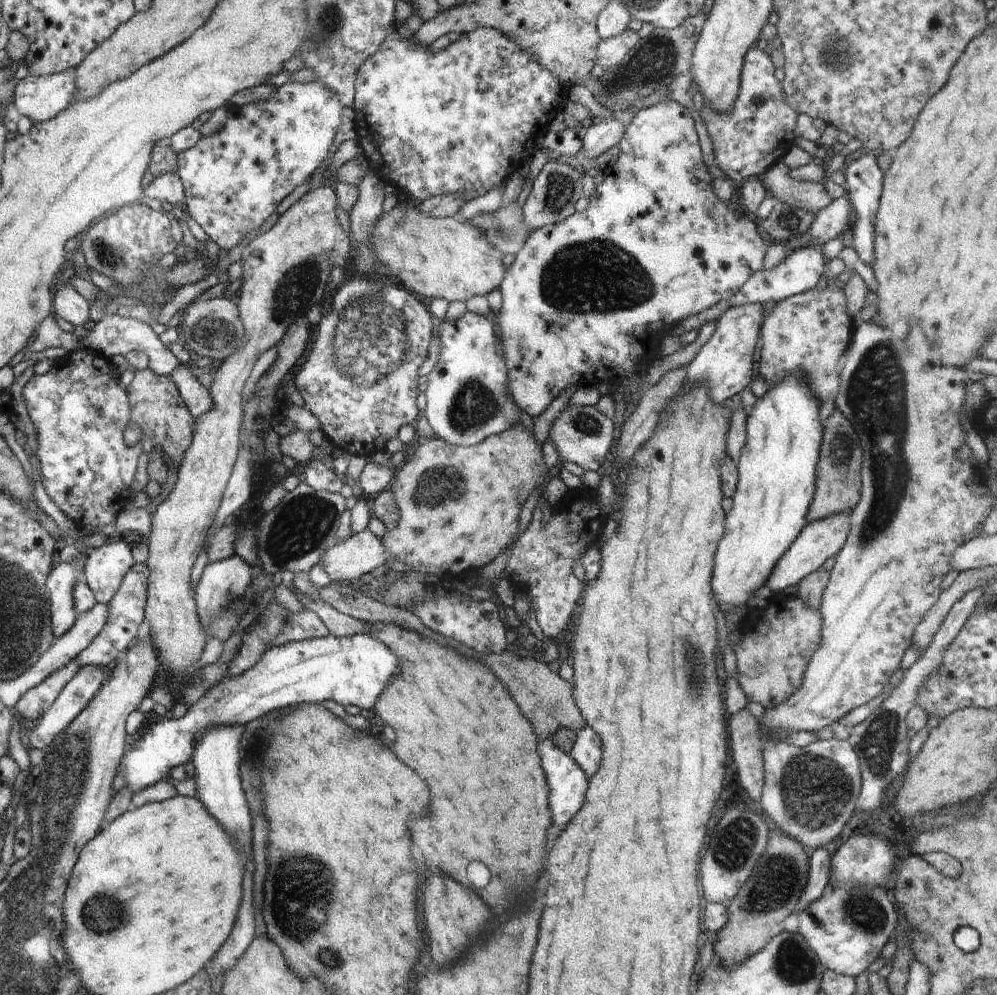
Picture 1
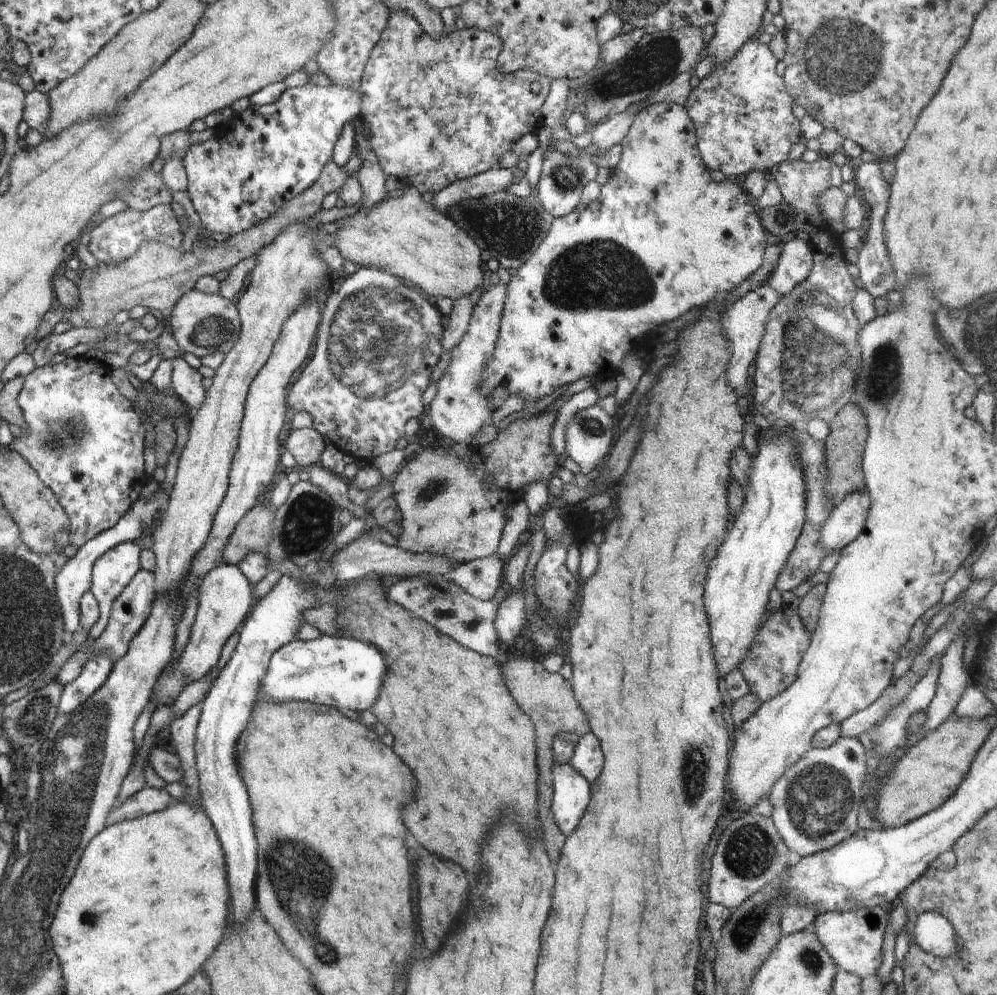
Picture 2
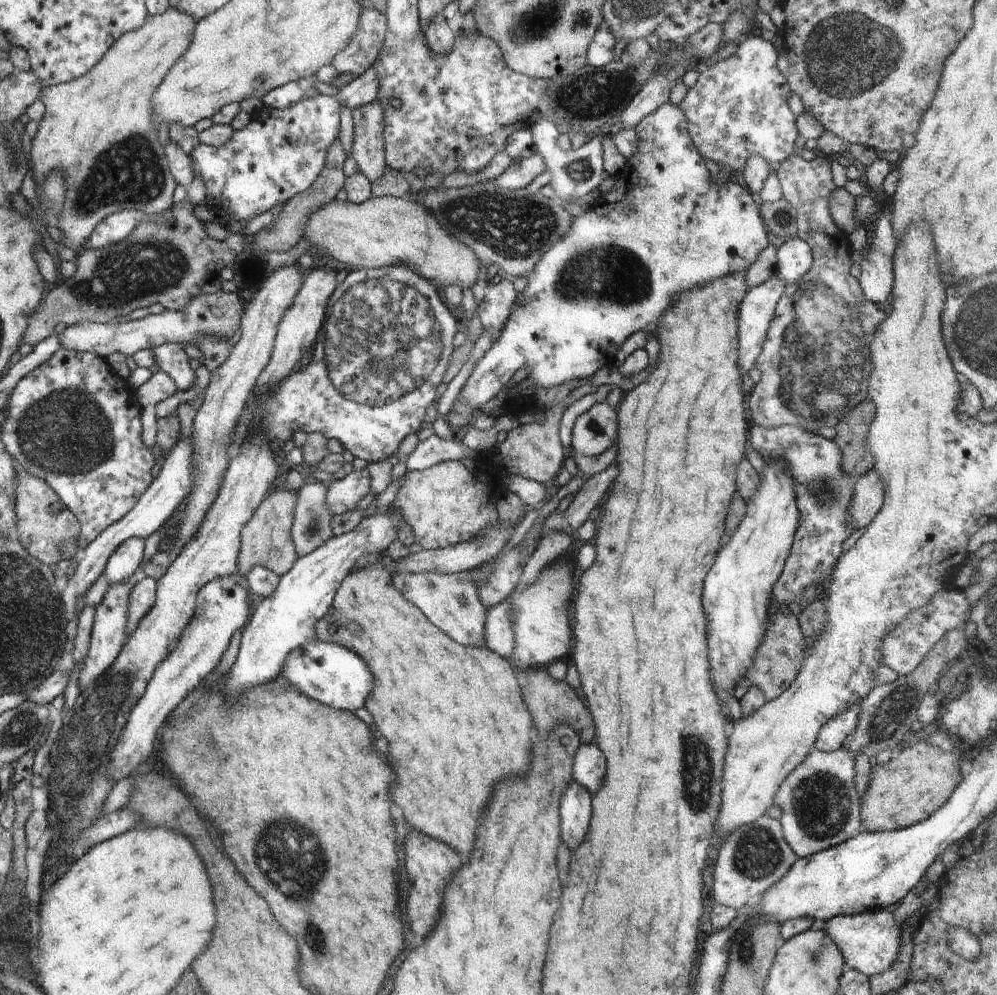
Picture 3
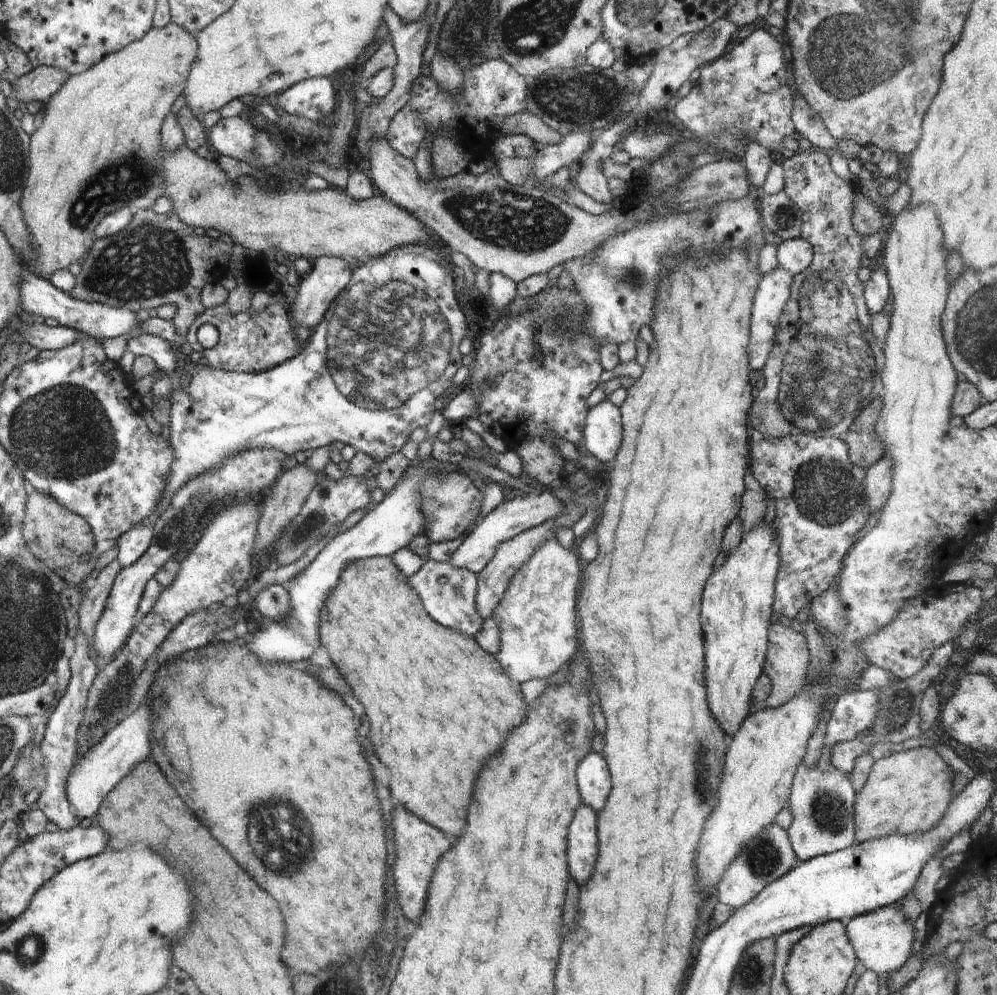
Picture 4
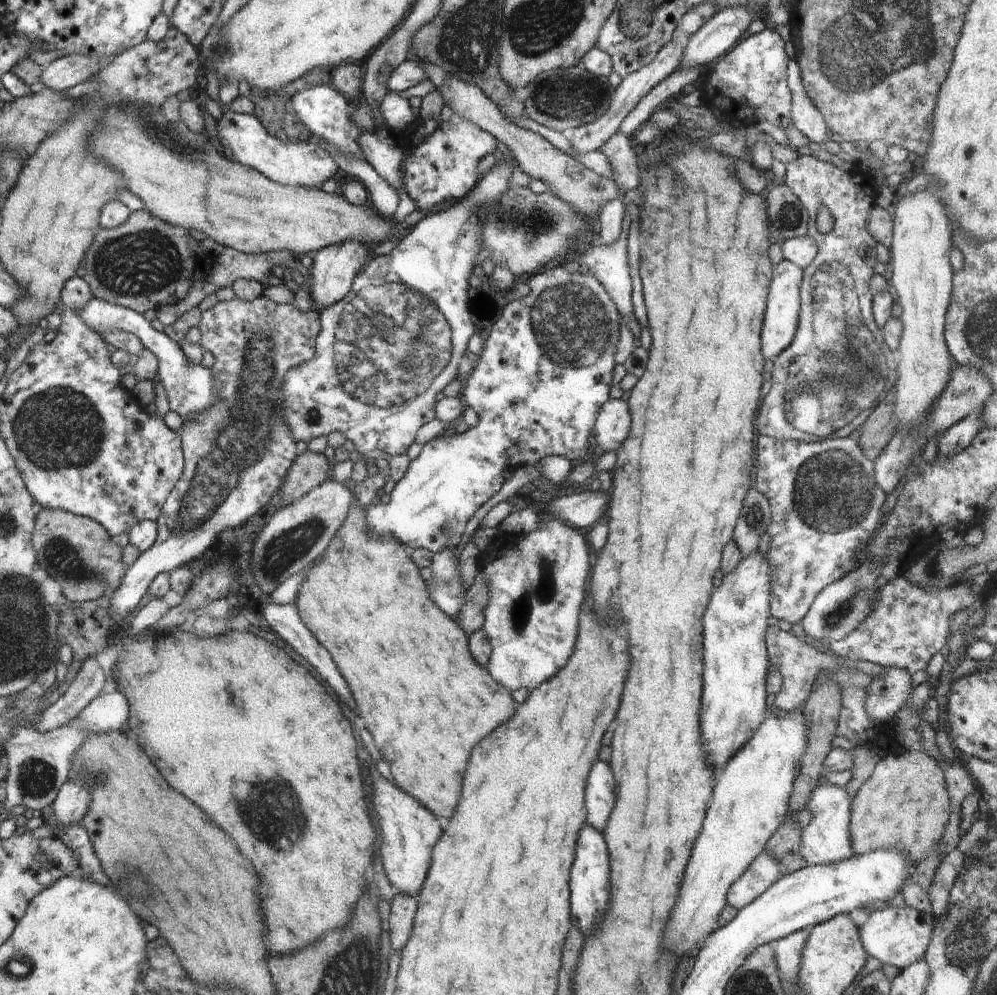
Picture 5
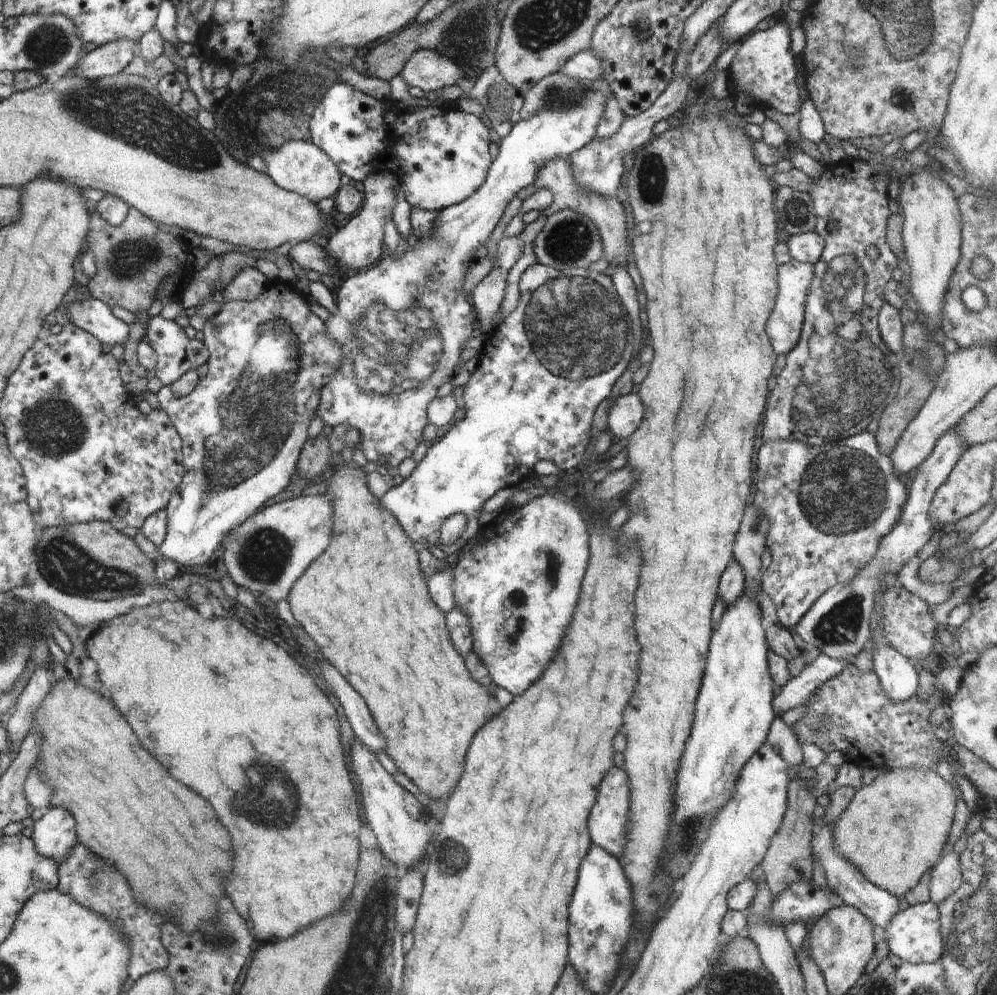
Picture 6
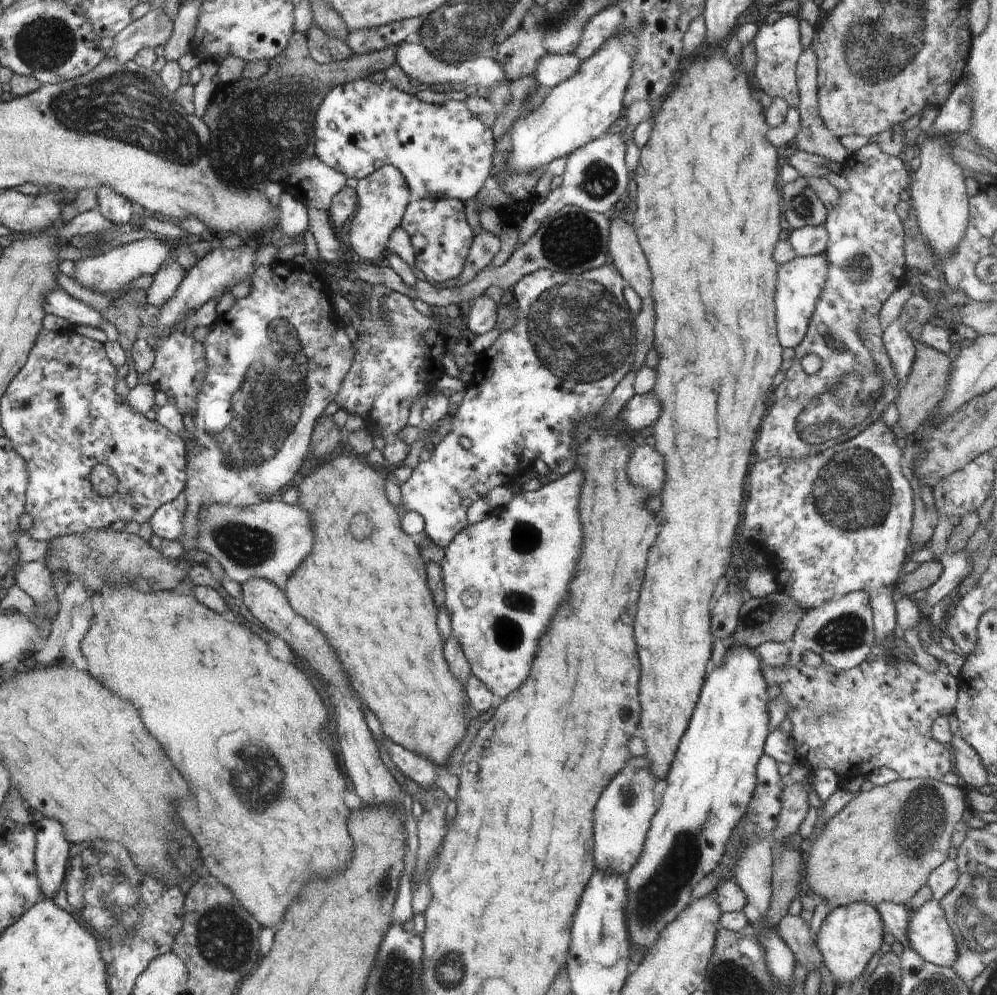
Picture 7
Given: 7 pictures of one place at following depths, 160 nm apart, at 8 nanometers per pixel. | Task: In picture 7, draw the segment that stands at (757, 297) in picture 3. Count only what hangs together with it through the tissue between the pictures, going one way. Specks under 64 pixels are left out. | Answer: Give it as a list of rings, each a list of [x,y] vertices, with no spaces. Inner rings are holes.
[[[826,252],[807,257],[797,256],[794,260],[777,268],[775,286],[775,321],[777,337],[783,348],[796,348],[807,333],[807,328],[815,311],[815,304],[822,294],[827,281],[829,264]]]

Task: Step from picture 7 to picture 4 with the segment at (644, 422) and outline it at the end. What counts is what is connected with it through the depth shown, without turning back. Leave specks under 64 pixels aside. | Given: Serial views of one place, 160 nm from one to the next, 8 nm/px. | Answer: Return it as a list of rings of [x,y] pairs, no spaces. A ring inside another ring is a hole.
[[[611,401],[589,408],[583,428],[585,447],[603,463],[611,464],[621,445],[621,410]]]

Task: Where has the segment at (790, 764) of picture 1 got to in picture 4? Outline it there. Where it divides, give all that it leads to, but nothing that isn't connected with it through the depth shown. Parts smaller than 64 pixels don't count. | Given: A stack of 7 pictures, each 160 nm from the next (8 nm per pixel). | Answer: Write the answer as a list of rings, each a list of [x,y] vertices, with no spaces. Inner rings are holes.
[[[802,762],[797,766],[788,804],[793,819],[786,832],[800,862],[844,850],[855,844],[856,797],[857,792],[853,789],[850,778],[842,776],[842,772],[832,764],[827,772],[822,772],[818,764],[810,767]]]

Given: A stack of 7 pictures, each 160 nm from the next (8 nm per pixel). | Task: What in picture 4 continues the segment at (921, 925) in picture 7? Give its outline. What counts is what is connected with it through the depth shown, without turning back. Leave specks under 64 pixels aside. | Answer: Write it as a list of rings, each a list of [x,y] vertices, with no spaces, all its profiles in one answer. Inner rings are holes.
[[[887,906],[854,917],[846,924],[845,931],[854,947],[860,968],[874,971],[879,975],[902,968],[913,950],[916,950],[914,930],[917,926],[918,922],[907,919],[902,909],[896,910],[892,906]]]

